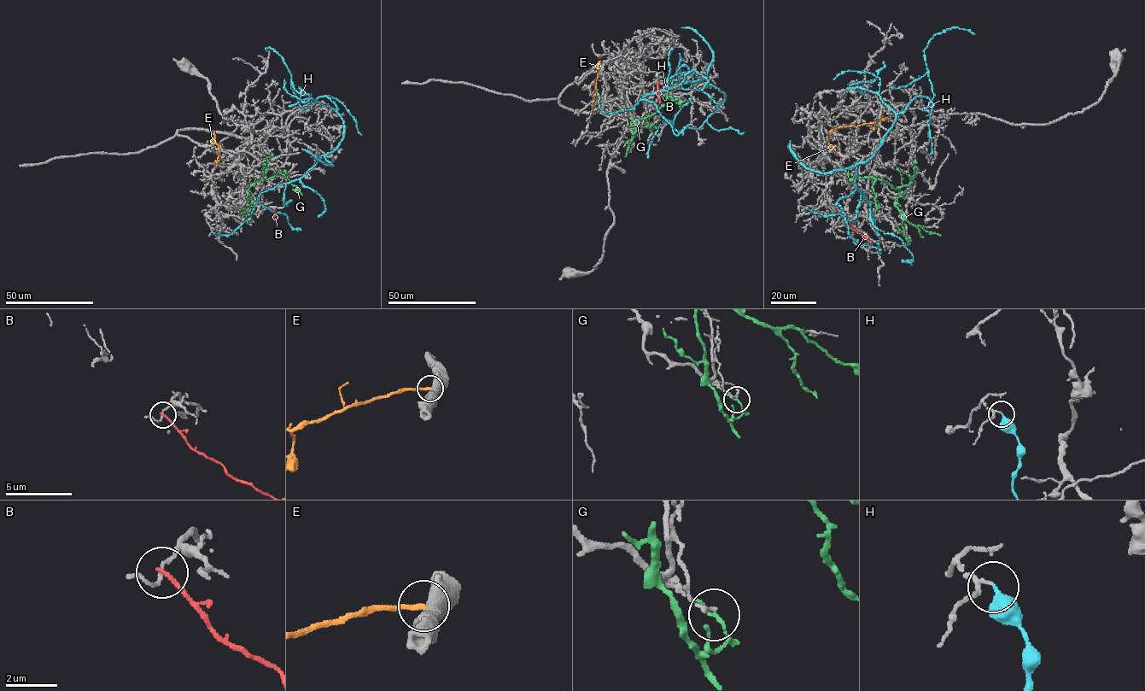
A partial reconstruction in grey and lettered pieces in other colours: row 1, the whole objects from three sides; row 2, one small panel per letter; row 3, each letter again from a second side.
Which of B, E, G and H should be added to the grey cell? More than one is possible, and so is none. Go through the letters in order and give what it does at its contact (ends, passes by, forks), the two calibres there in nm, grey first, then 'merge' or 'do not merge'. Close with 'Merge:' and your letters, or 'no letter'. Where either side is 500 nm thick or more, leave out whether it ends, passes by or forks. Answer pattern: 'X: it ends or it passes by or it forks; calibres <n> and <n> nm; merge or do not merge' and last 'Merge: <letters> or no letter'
B: it ends; calibres 110 and 130 nm; do not merge
E: calibres 600 and 200 nm; do not merge
G: it forks; calibres 150 and 90 nm; do not merge
H: it ends; calibres 90 and 400 nm; do not merge
Merge: no letter

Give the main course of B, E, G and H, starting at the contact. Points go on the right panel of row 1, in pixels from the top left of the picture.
B: (845, 221), (872, 243)
E: (896, 115), (833, 128), (829, 133), (828, 145), (837, 155)
G: (909, 238), (896, 206), (899, 189), (876, 178), (873, 186), (878, 207), (879, 203)
H: (854, 242), (880, 252), (856, 162), (912, 100), (931, 104), (924, 50), (935, 34), (975, 33)

